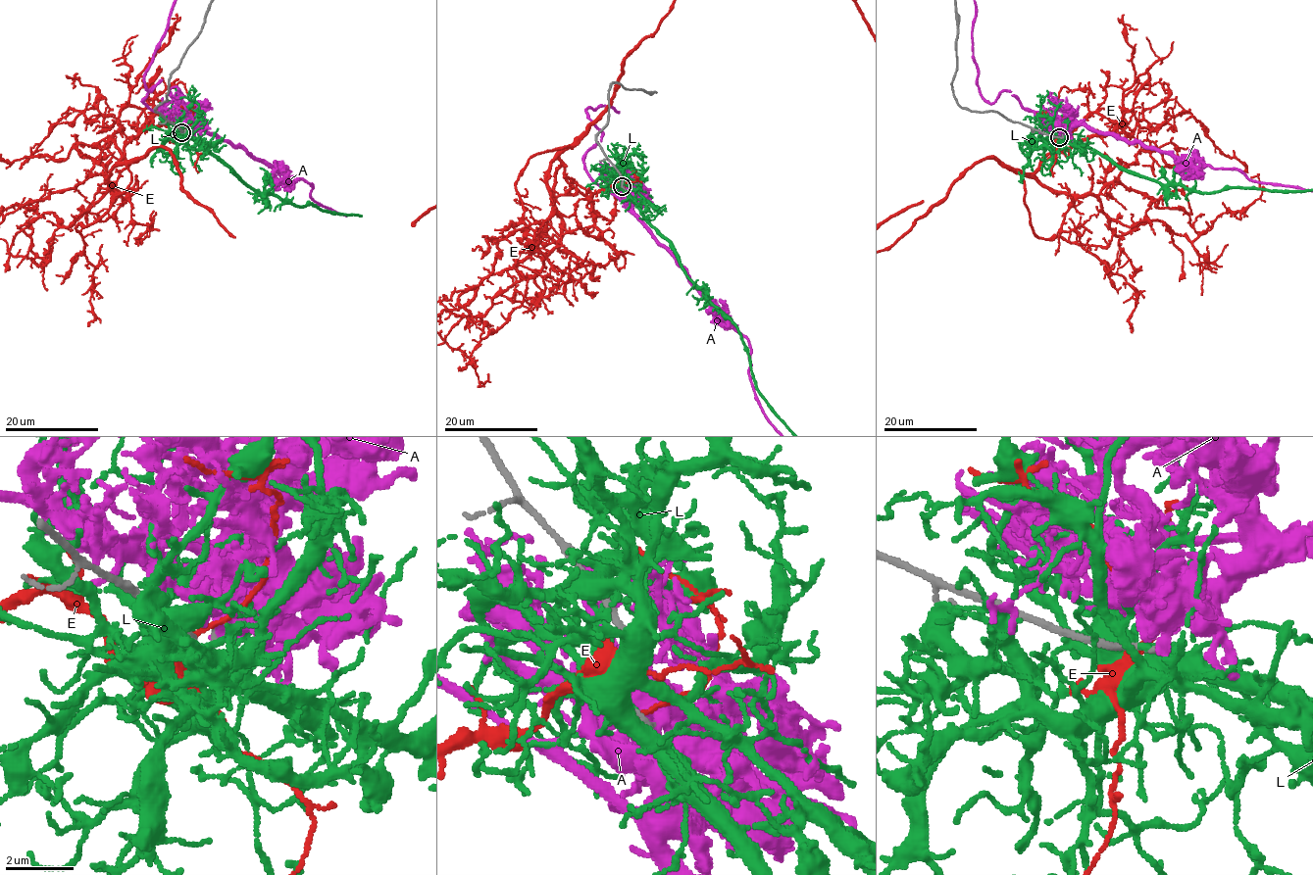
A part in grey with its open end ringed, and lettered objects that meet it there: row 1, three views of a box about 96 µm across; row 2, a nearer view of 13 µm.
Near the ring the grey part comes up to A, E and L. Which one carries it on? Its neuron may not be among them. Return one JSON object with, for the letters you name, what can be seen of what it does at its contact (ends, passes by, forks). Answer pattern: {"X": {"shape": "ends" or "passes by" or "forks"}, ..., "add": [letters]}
{"L": {"shape": "ends"}, "add": ["L"]}

